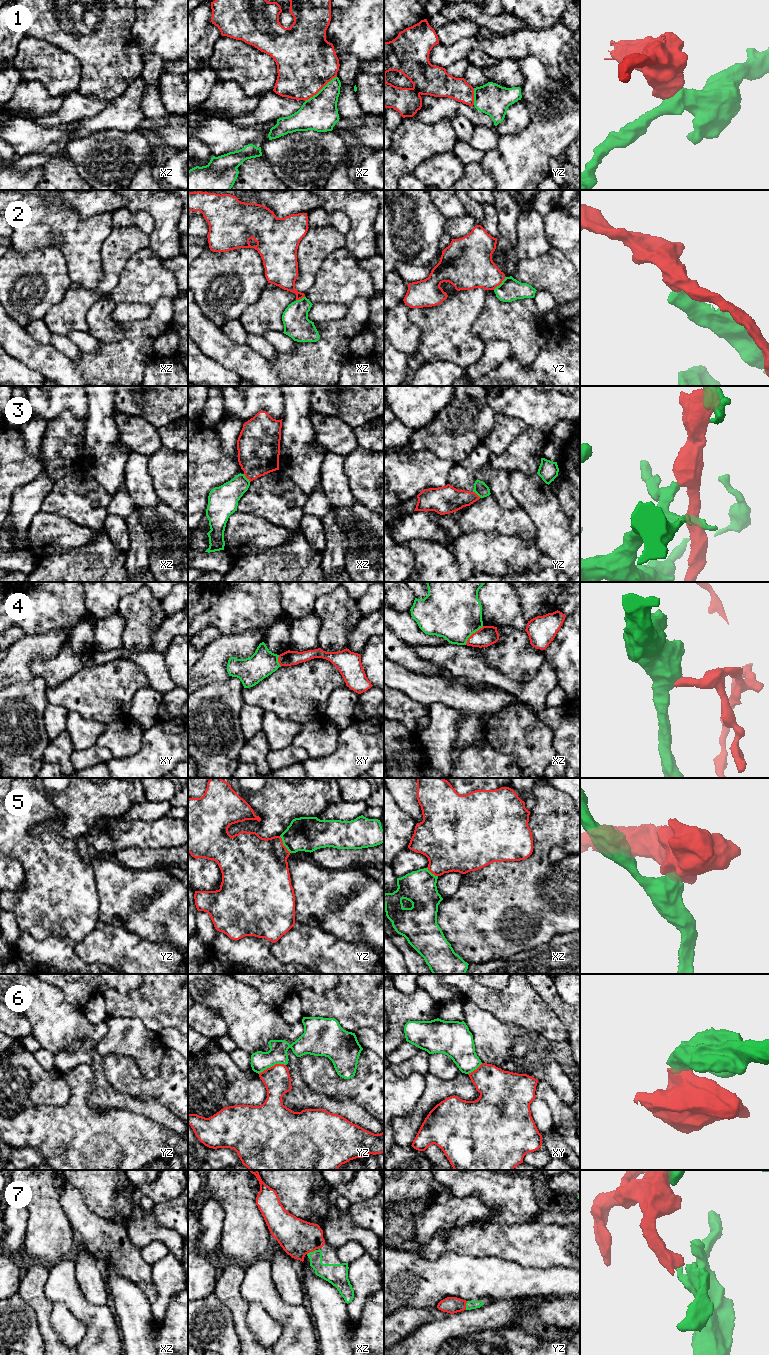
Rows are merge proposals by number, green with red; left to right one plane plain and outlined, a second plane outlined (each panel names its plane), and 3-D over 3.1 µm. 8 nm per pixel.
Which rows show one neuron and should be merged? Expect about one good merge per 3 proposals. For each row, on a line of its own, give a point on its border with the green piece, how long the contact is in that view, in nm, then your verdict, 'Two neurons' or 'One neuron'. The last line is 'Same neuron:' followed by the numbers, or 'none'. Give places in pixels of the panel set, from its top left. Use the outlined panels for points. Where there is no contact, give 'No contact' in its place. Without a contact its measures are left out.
1: Touches green at xz (321, 89). Shared border 320 nm. Two neurons
2: Touches green at yz (500, 284). Shared border 140 nm. Two neurons
3: Touches green at xz (246, 478). Shared border 90 nm. Two neurons
4: Touches green at xz (472, 633). Shared border 220 nm. Two neurons
5: Touches green at yz (283, 844). Shared border 160 nm. Two neurons
6: Touches green at yz (271, 1066). Shared border 240 nm. Two neurons
7: Touches green at xz (311, 1252). Shared border 80 nm. One neuron
Same neuron: 7

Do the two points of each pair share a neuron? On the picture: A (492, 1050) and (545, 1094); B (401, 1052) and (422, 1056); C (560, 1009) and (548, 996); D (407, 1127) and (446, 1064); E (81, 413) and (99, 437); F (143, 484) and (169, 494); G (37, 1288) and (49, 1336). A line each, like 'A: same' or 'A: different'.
A: different
B: different
C: same
D: different
E: different
F: different
G: same

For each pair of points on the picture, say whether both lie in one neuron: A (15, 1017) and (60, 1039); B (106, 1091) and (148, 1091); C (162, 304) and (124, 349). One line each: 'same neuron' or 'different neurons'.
A: different neurons
B: different neurons
C: same neuron

